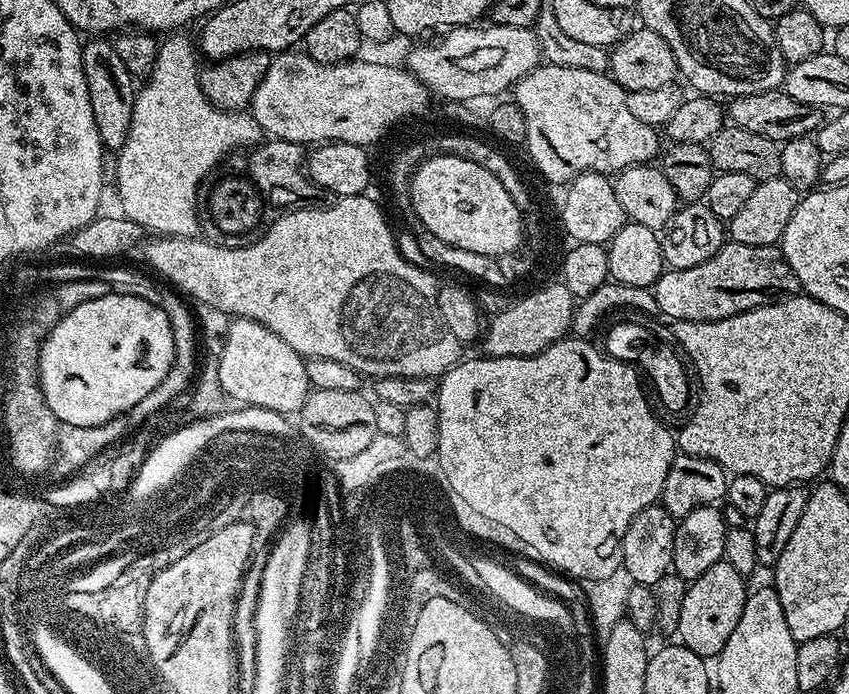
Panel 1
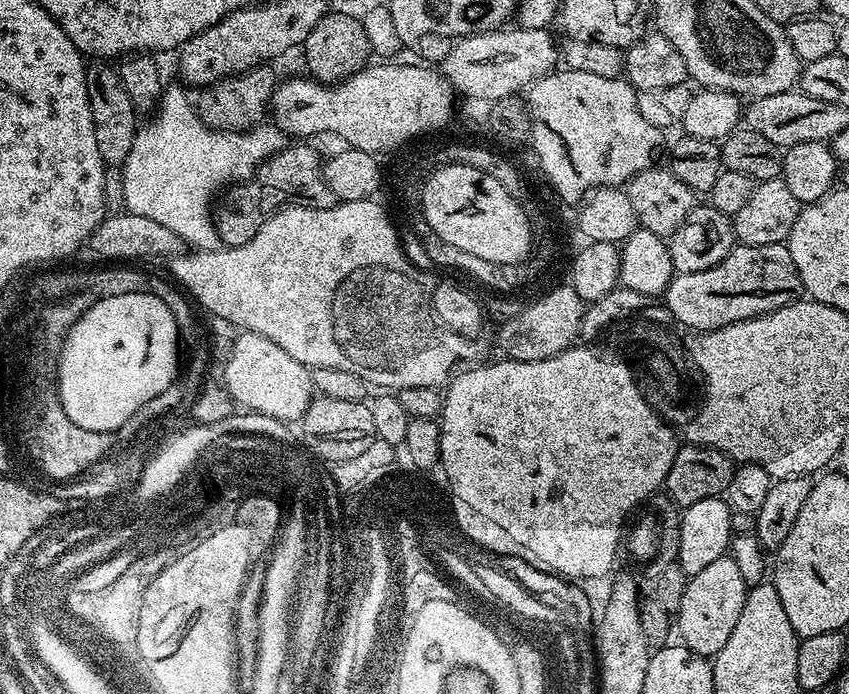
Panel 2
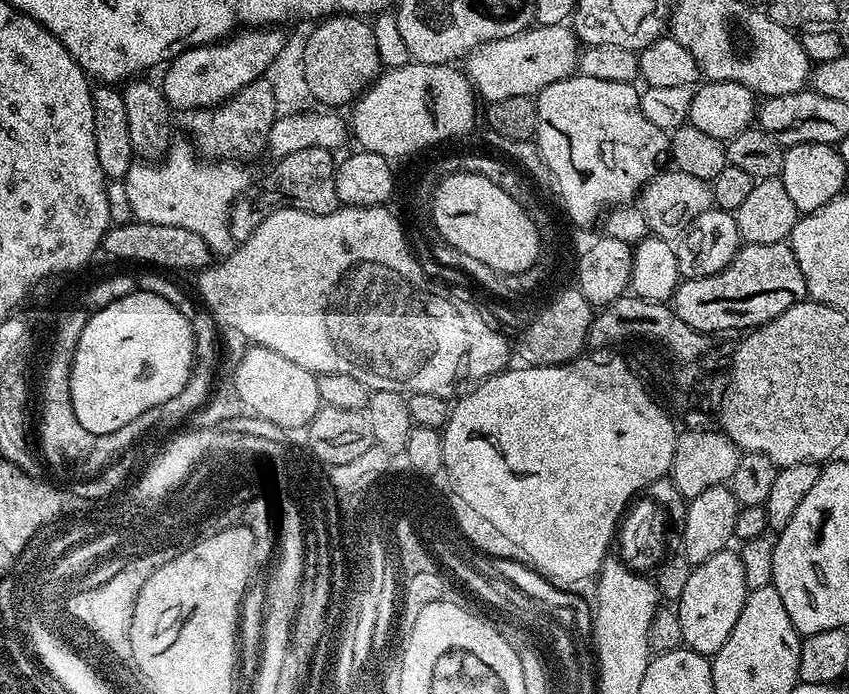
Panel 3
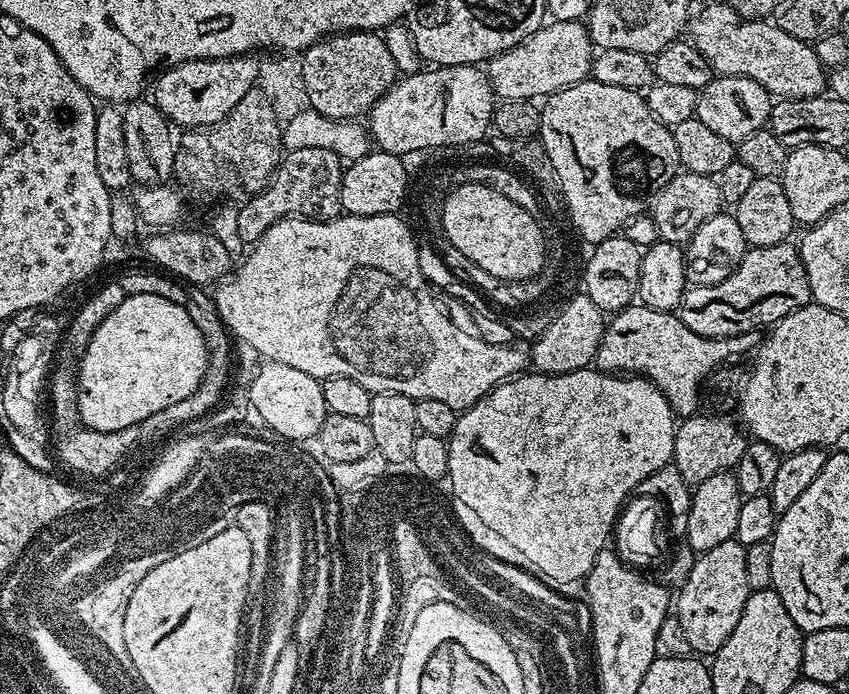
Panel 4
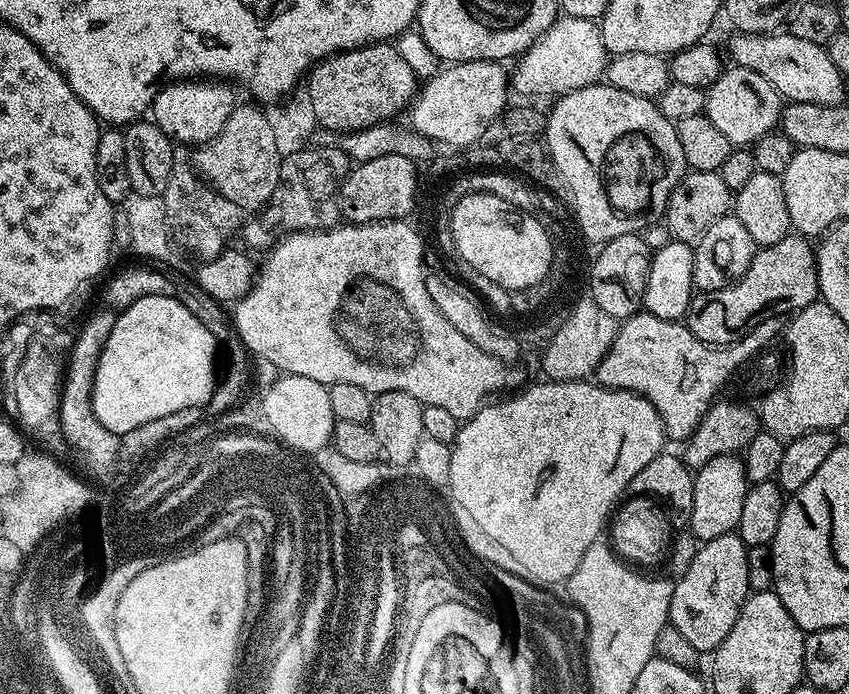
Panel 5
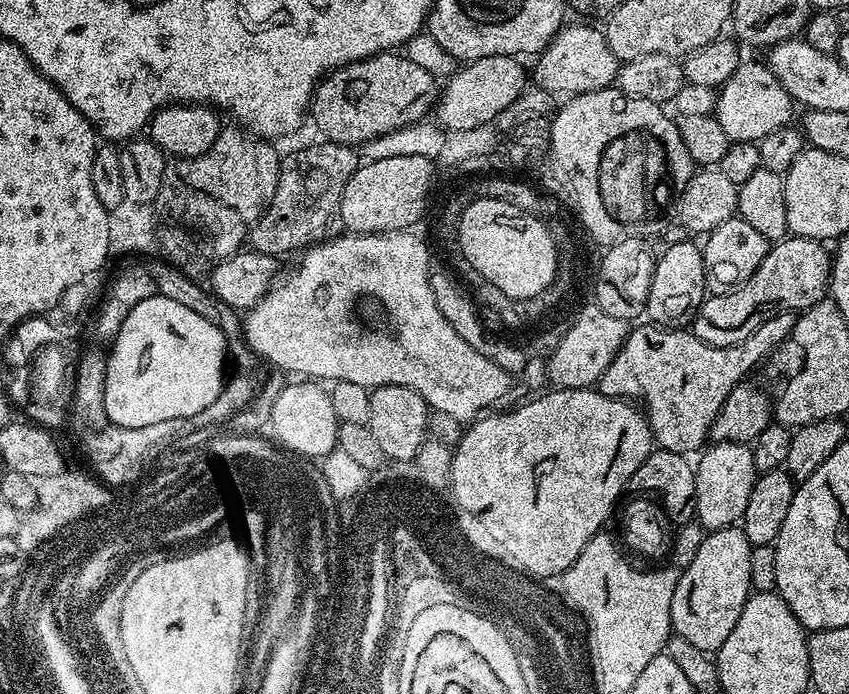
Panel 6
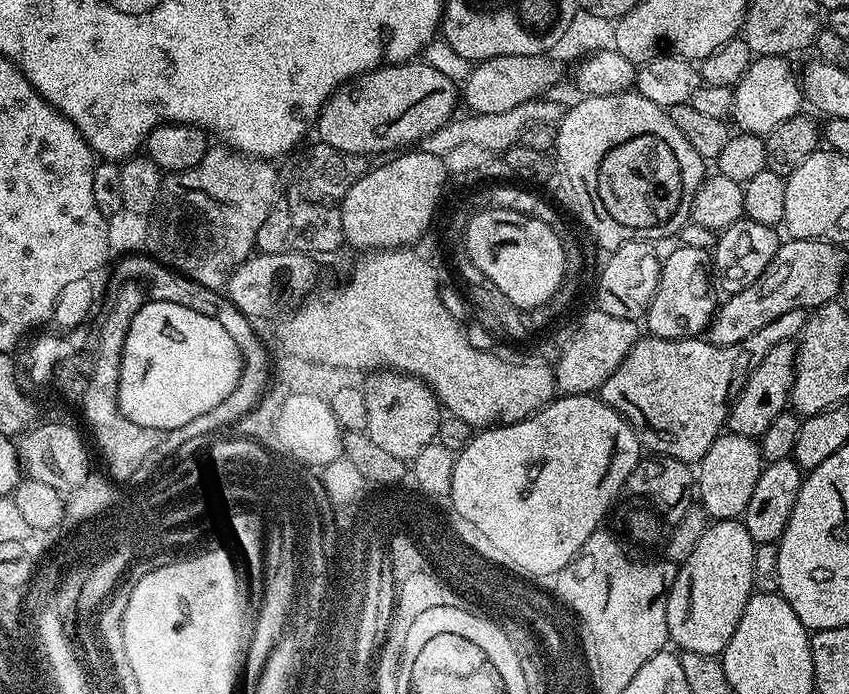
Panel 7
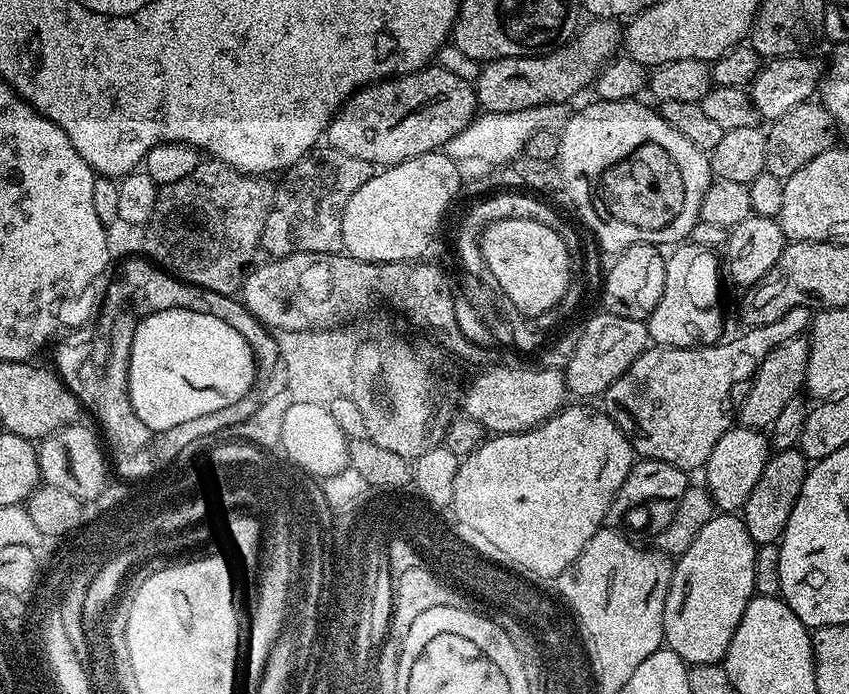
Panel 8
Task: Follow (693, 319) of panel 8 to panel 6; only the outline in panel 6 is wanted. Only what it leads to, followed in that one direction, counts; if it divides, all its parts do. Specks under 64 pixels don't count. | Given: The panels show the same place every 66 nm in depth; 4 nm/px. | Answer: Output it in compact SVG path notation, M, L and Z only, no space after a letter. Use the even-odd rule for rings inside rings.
M691 239L686 242L667 245L663 249L664 253L659 253L656 269L650 282L650 294L648 295L648 307L646 316L651 323L662 328L687 329L695 318L700 303L706 298L706 270L704 269L704 253L699 243L695 244Z

